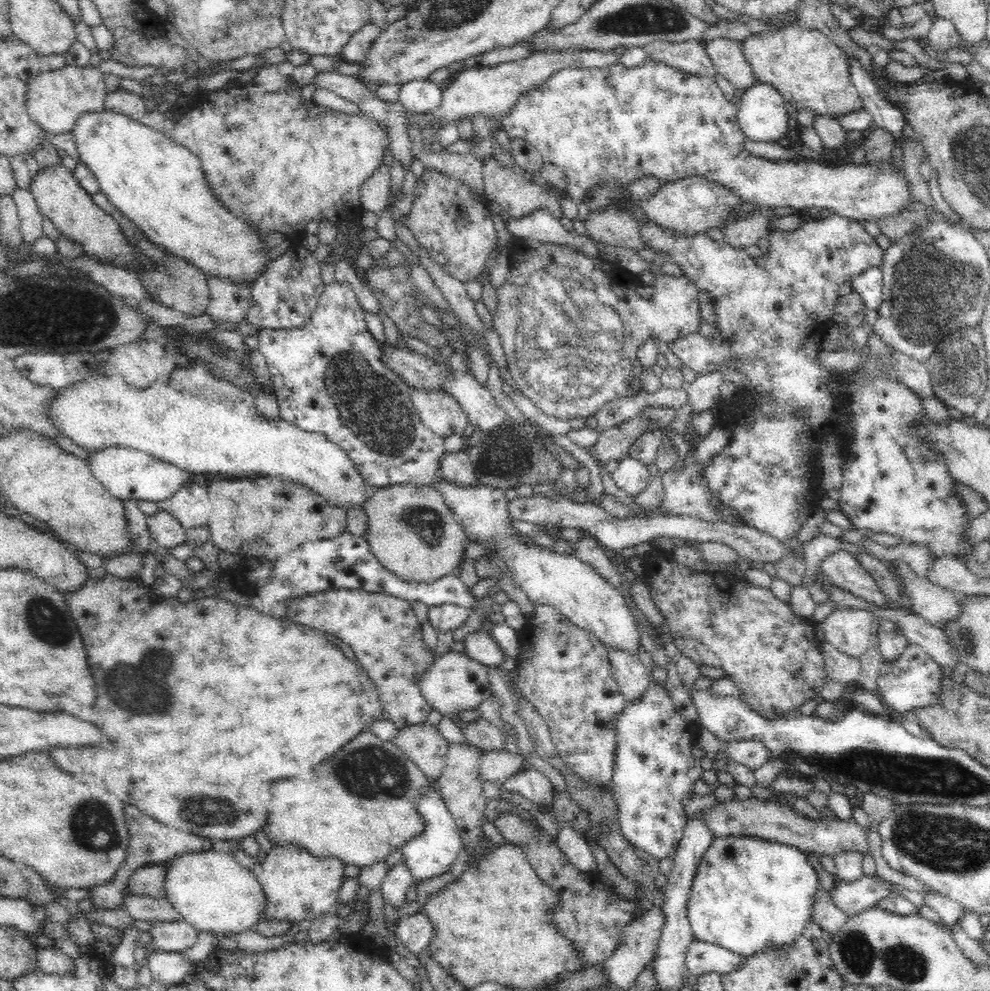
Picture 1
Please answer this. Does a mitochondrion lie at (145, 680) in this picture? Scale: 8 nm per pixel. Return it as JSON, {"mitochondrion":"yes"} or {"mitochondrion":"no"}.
{"mitochondrion":"yes"}

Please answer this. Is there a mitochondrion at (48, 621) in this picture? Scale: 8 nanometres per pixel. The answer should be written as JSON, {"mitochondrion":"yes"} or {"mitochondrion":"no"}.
{"mitochondrion":"yes"}

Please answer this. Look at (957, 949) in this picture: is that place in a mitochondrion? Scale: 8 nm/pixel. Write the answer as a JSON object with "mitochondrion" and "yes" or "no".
{"mitochondrion":"no"}

